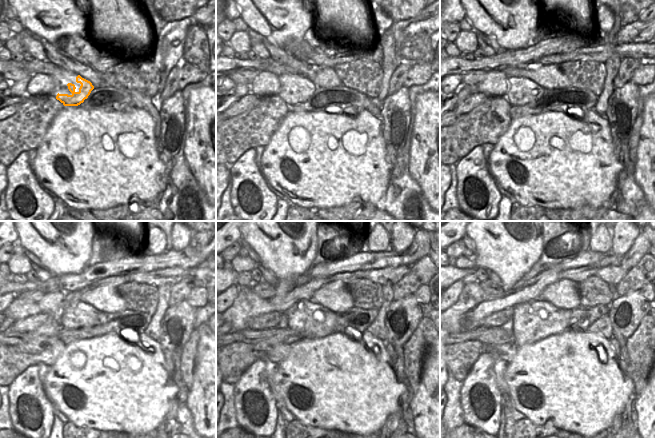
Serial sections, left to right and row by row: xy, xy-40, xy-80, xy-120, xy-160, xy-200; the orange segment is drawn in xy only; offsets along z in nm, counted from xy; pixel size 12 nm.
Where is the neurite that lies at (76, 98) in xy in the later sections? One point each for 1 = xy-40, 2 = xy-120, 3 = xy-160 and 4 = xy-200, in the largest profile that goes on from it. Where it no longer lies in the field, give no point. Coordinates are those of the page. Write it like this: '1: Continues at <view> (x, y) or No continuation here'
1: Continues at xy-40 (299, 94)
2: Continues at xy-120 (89, 316)
3: Continues at xy-160 (313, 321)
4: Continues at xy-200 (536, 320)

